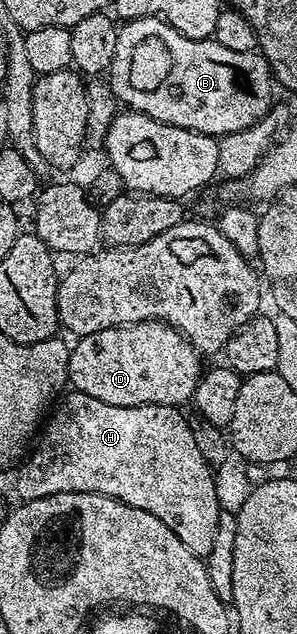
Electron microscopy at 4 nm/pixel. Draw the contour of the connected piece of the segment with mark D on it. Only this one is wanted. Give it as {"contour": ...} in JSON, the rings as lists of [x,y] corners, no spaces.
{"contour":[[[132,322],[128,326],[108,328],[95,334],[83,334],[75,342],[78,343],[73,343],[70,352],[69,385],[73,387],[77,393],[87,394],[96,400],[104,400],[104,404],[112,404],[113,406],[172,406],[182,408],[185,407],[185,402],[187,405],[187,403],[193,399],[194,393],[196,392],[196,384],[202,379],[204,373],[204,365],[202,366],[203,359],[200,357],[198,349],[196,349],[176,327],[169,326],[167,322]]]}

